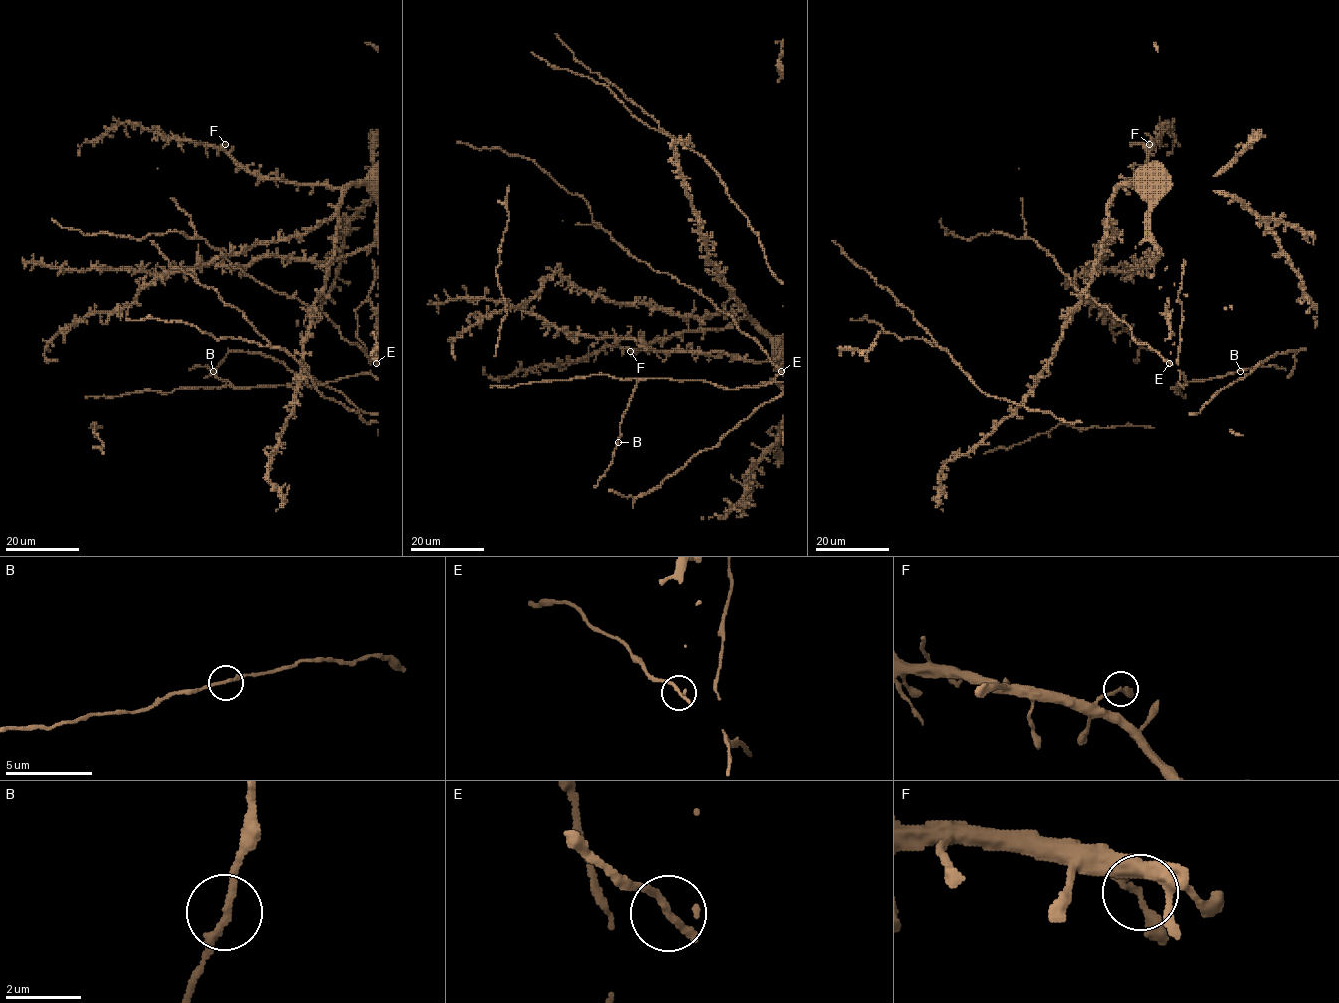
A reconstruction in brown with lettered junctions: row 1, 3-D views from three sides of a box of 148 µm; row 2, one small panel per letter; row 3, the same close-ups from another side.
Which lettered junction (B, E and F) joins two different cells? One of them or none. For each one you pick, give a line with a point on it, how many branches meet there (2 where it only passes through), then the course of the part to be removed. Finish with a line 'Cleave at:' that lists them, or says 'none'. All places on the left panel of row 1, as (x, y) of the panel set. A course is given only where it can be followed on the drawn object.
Cleave at: none

